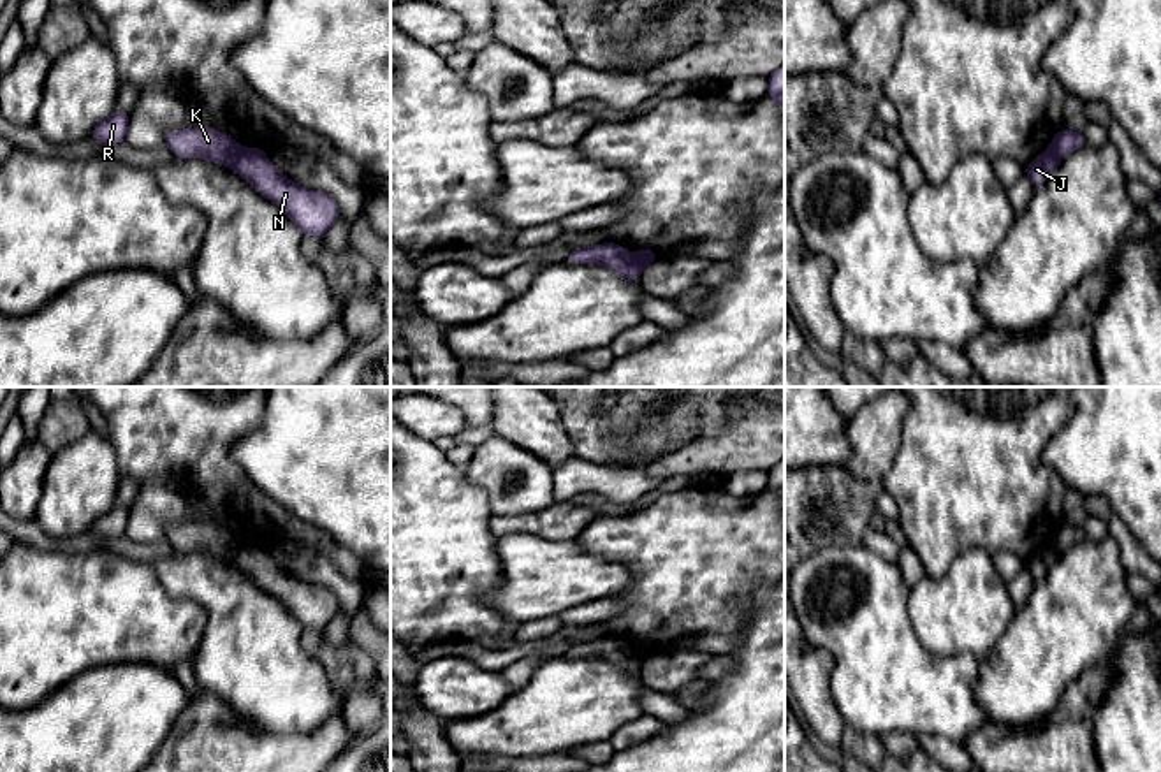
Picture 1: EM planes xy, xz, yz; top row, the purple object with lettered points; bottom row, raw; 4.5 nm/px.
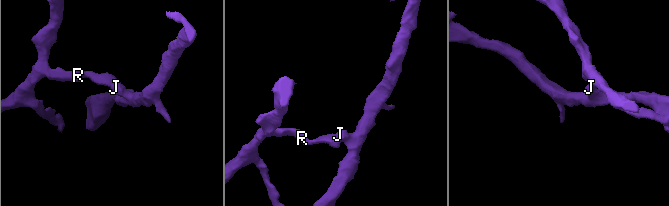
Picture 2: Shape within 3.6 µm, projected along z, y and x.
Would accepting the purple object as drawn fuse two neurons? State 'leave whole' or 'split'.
split

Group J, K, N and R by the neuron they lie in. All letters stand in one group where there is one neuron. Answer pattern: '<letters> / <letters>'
J N / K R

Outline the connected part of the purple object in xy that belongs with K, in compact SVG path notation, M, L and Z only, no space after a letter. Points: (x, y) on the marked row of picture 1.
M204 127L167 132L165 146L178 158L206 158L220 165L232 165L241 151L230 135Z

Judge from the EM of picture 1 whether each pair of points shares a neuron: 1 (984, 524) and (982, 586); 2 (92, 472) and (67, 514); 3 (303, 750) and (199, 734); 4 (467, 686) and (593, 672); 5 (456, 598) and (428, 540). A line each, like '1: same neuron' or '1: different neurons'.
1: different neurons
2: same neuron
3: same neuron
4: different neurons
5: same neuron

